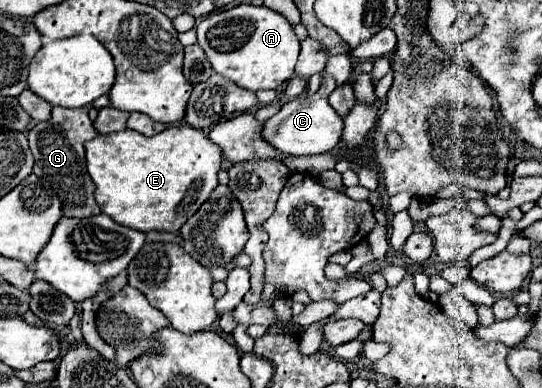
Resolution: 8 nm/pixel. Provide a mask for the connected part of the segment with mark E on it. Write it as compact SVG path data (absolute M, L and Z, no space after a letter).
M187 124L165 128L151 138L133 130L121 130L107 136L99 134L85 144L85 150L87 172L95 184L95 200L101 212L113 218L117 224L139 232L177 232L219 184L217 172L221 168L221 150L213 142L209 142L209 138L201 130Z

